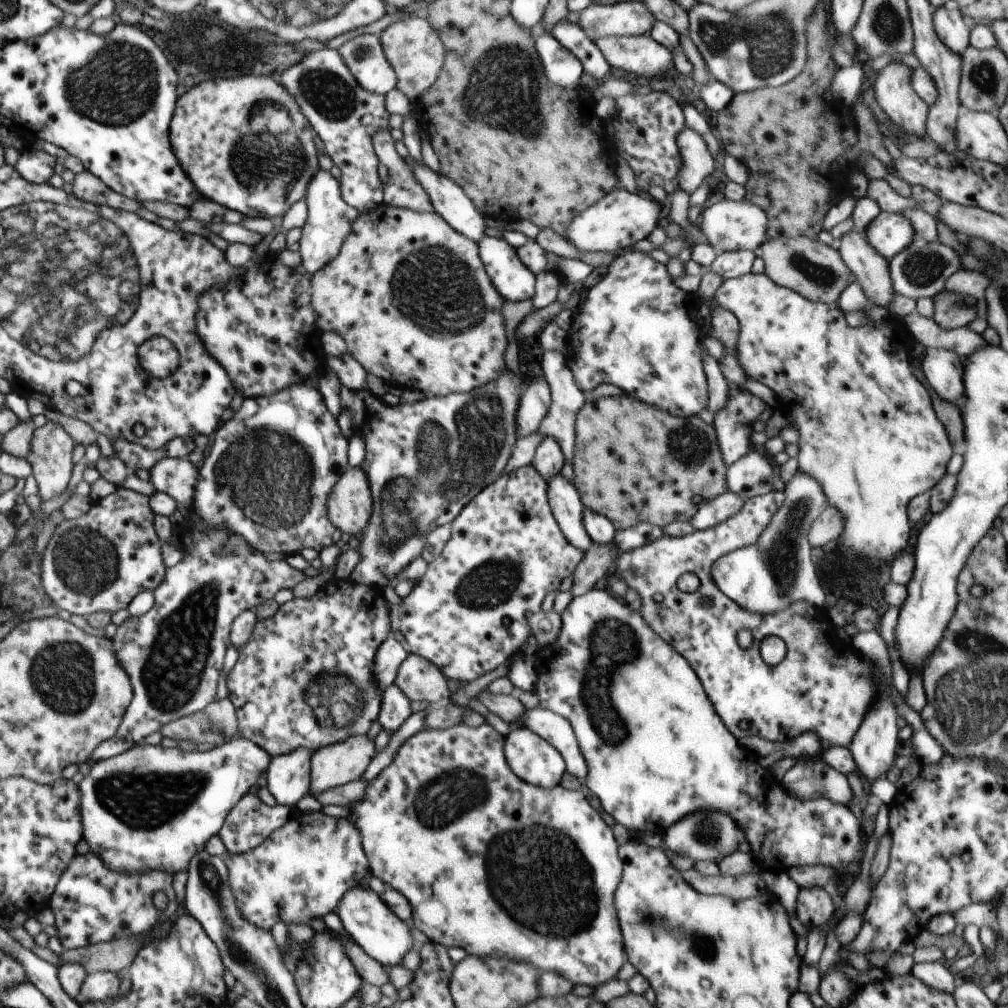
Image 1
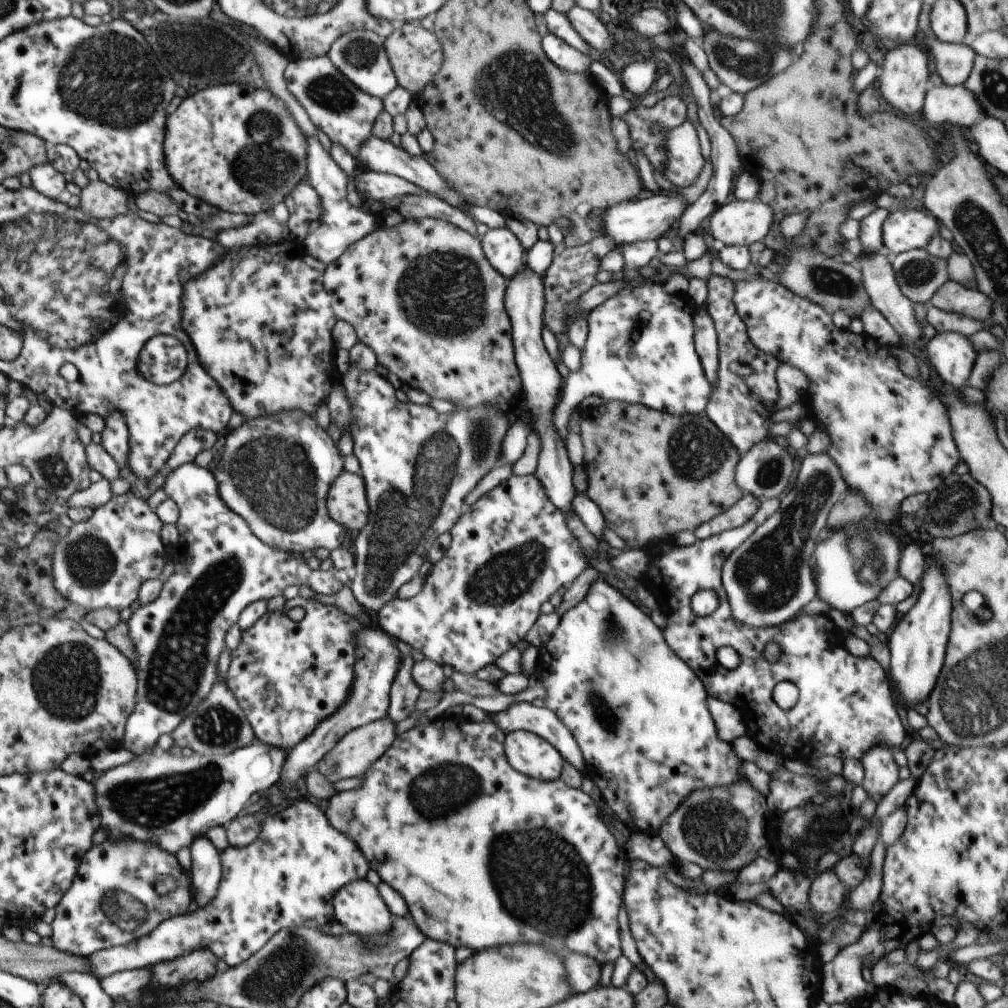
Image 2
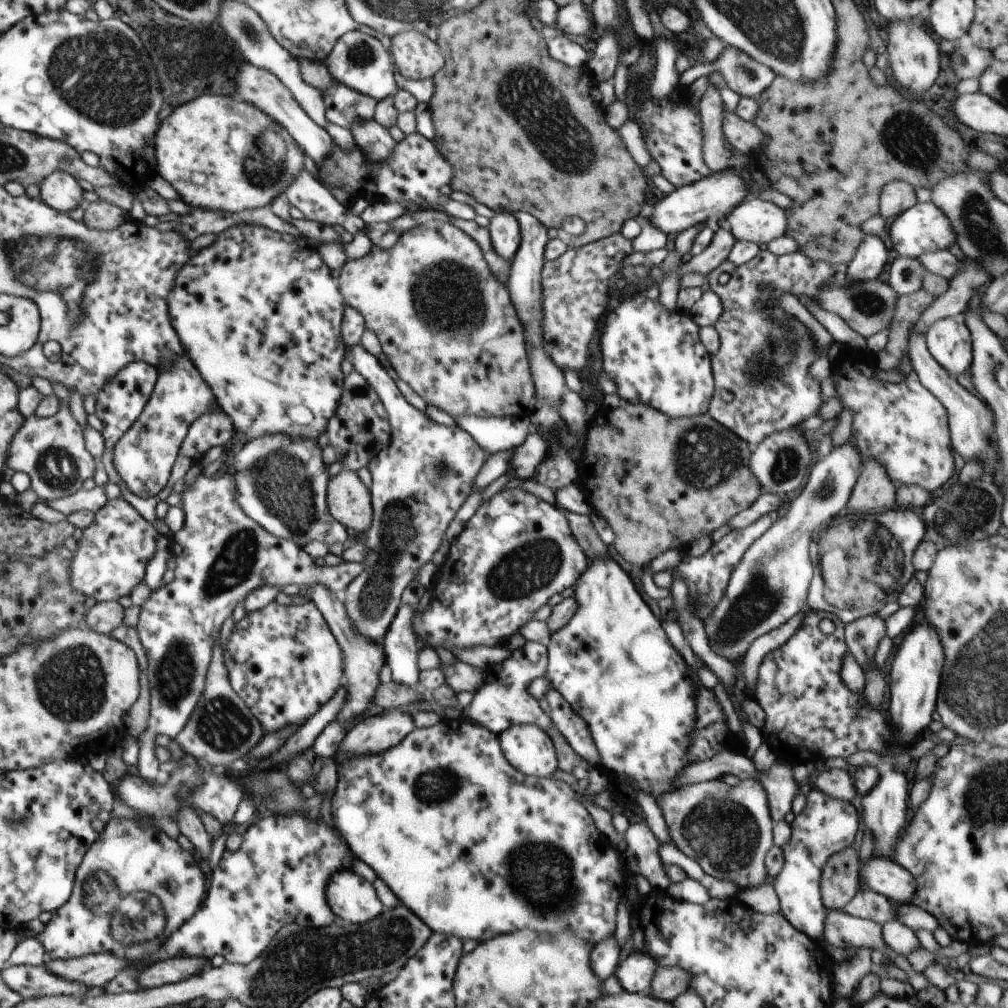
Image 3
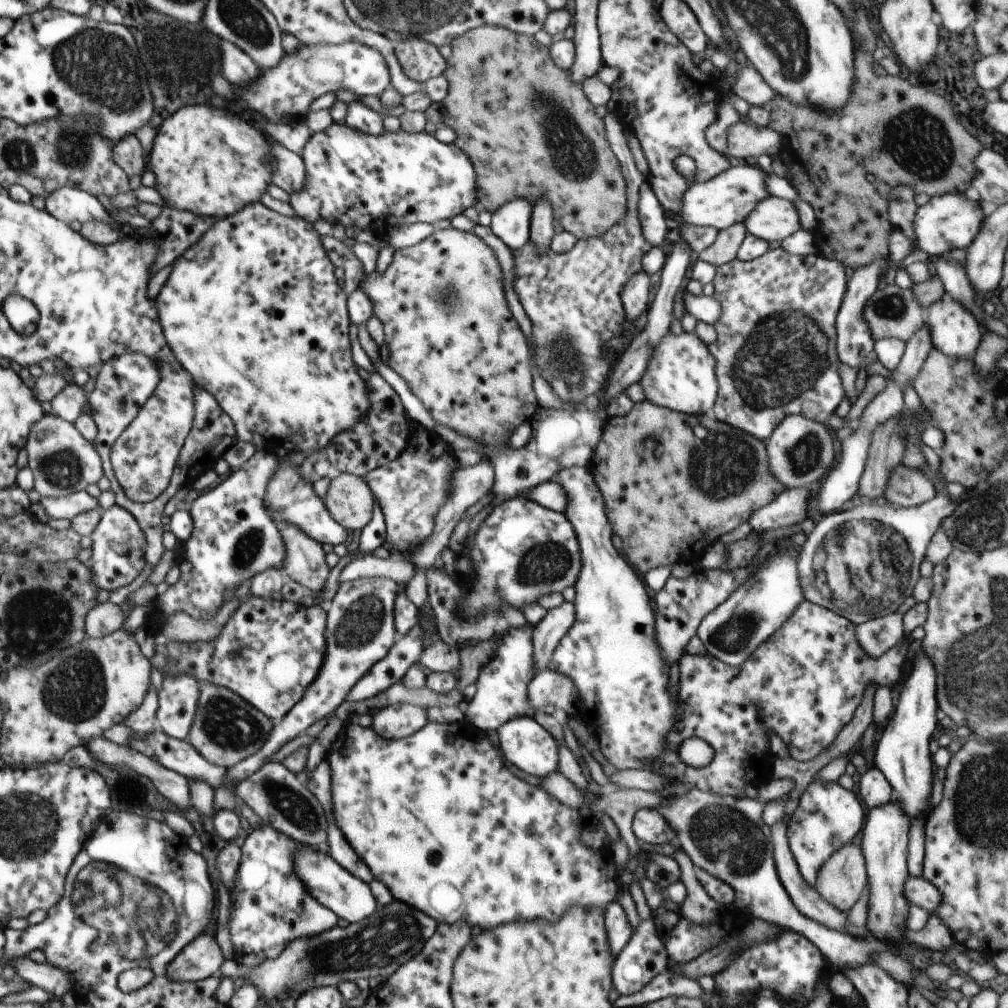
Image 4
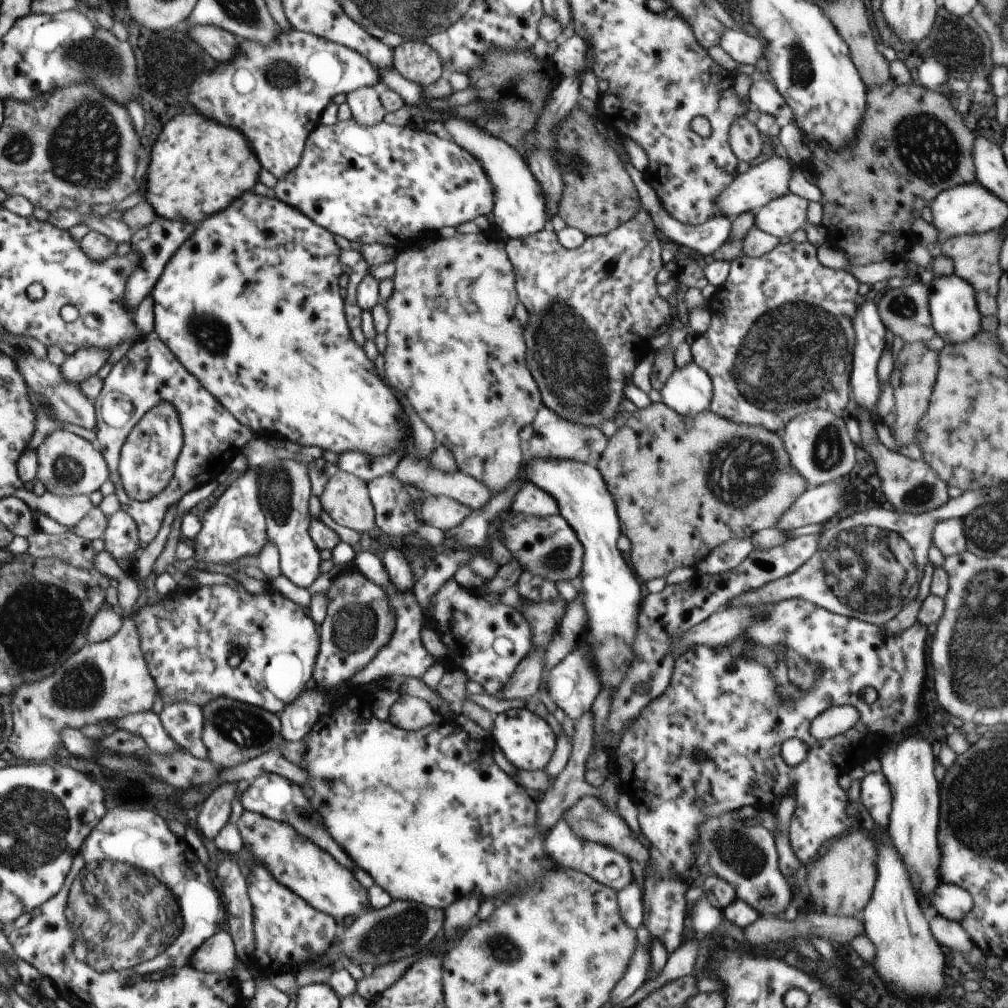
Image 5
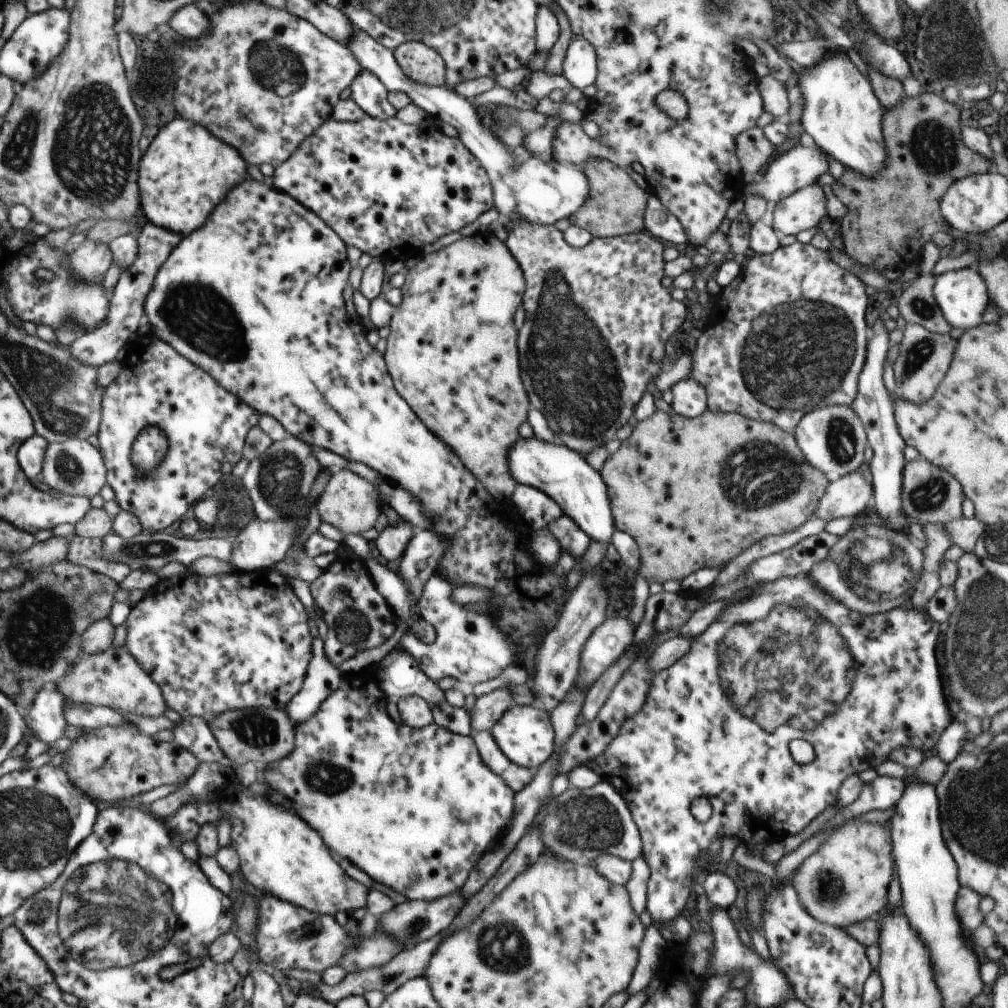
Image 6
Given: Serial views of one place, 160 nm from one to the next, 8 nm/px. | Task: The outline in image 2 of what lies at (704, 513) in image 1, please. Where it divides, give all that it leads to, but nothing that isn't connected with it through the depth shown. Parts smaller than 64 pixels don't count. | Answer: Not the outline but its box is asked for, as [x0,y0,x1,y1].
[693,494,761,539]

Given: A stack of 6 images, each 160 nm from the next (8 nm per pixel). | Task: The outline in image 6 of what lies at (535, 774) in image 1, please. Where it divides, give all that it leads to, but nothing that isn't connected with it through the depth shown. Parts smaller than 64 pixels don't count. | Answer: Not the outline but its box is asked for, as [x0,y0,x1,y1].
[490,704,555,770]

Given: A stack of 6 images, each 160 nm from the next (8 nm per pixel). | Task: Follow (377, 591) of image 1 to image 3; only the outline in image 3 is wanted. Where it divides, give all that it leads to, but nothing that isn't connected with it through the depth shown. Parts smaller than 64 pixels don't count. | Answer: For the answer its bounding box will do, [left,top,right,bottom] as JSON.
[223,600,345,734]

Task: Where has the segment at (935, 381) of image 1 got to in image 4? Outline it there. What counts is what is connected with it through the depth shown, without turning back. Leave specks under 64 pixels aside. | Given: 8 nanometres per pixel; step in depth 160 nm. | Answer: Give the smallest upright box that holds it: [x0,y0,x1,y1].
[927,292,982,359]

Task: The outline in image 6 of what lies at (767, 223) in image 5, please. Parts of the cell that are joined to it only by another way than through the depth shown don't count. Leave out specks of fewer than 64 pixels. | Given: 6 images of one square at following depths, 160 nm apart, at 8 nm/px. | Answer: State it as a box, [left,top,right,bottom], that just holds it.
[768,184,828,236]

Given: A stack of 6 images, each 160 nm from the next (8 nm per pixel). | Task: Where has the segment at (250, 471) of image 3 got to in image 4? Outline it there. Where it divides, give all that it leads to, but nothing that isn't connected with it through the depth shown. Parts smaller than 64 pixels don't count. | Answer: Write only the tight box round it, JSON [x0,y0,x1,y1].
[264,458,348,544]

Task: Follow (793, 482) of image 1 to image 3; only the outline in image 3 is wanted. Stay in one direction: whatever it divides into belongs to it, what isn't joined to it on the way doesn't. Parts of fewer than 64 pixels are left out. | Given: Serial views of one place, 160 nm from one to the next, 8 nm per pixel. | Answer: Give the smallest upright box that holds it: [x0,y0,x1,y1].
[703,440,863,666]

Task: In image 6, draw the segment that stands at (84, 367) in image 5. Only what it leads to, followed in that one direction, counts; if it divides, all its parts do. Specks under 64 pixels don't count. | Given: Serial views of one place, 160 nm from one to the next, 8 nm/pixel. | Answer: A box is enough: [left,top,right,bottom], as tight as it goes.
[69,222,183,368]

